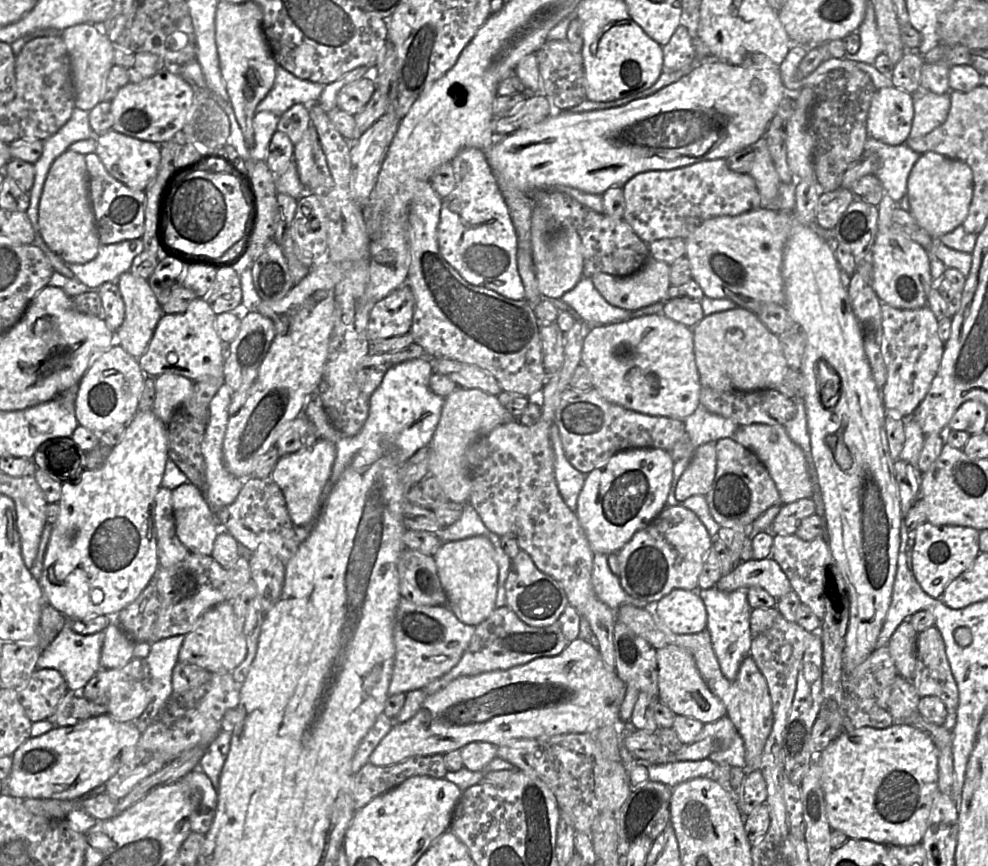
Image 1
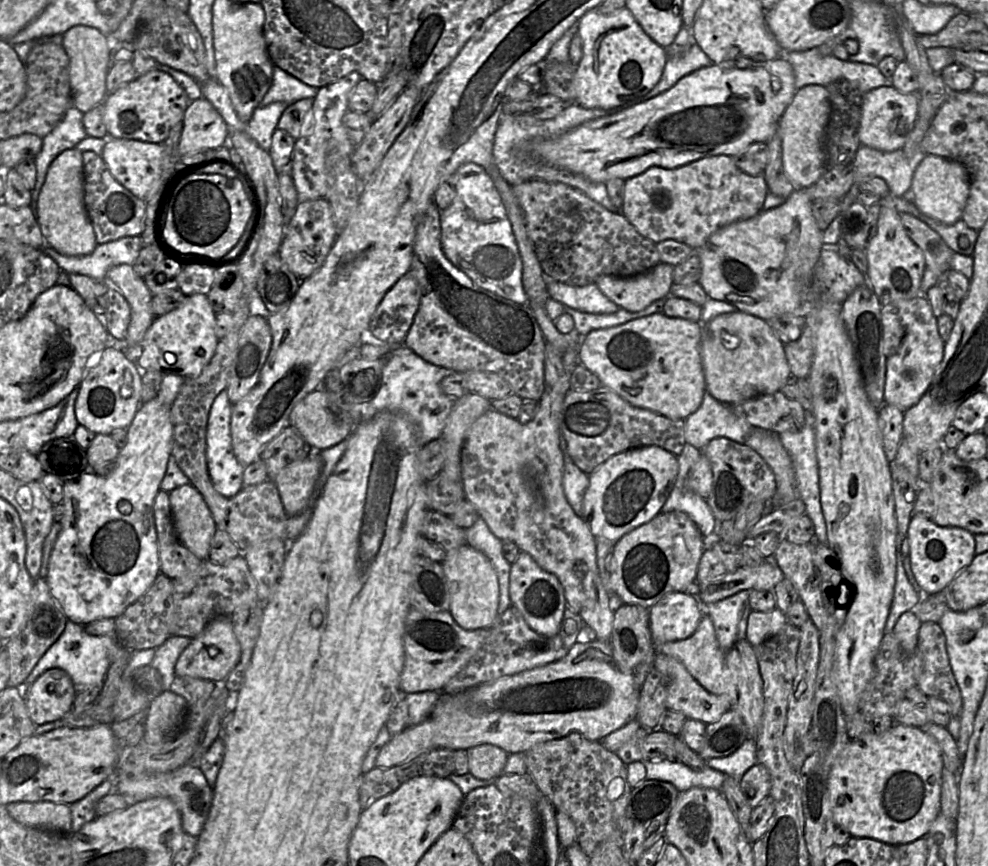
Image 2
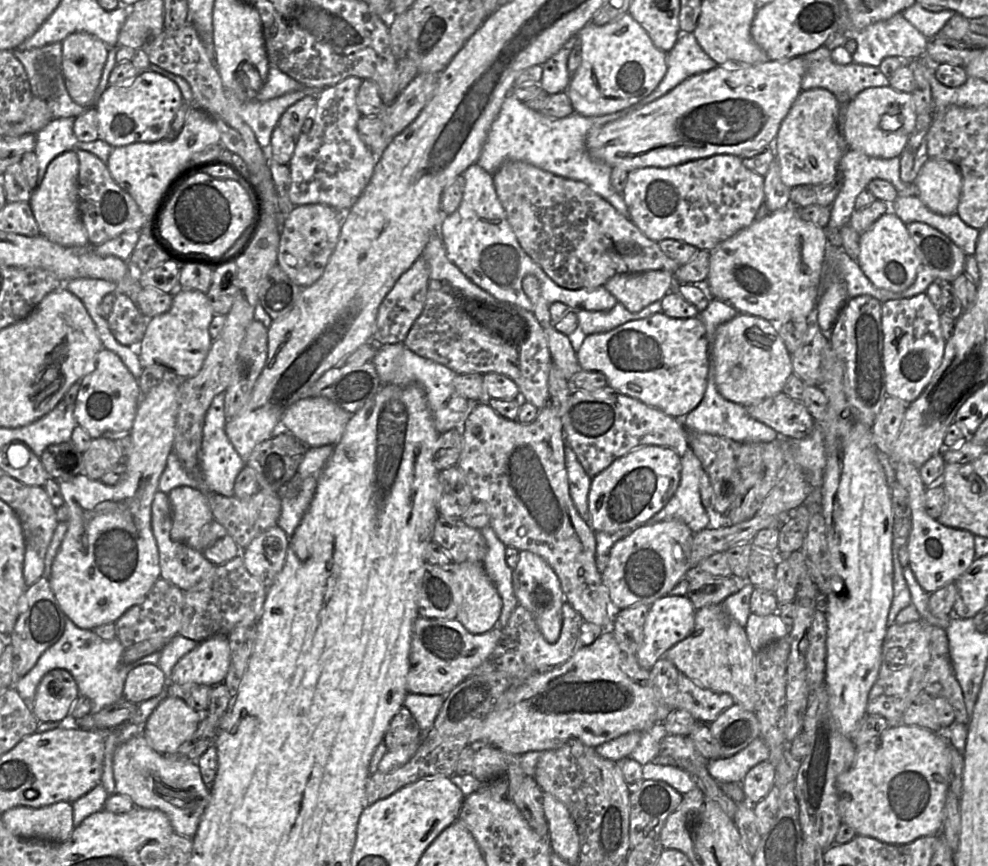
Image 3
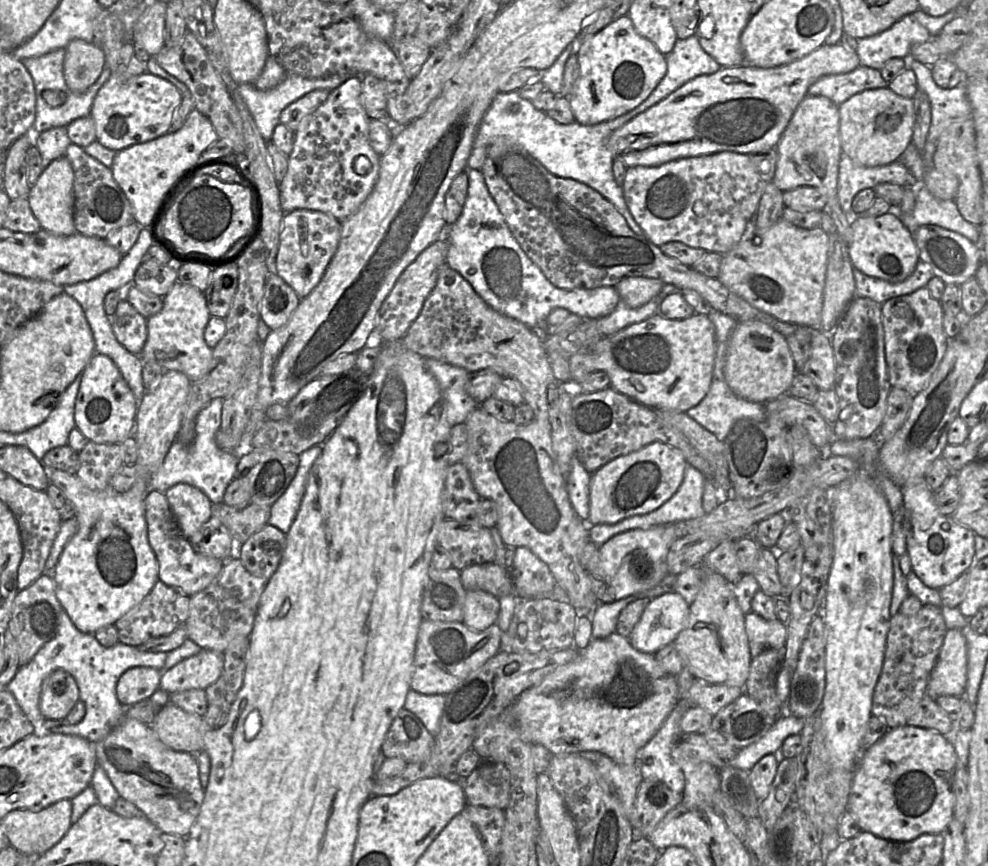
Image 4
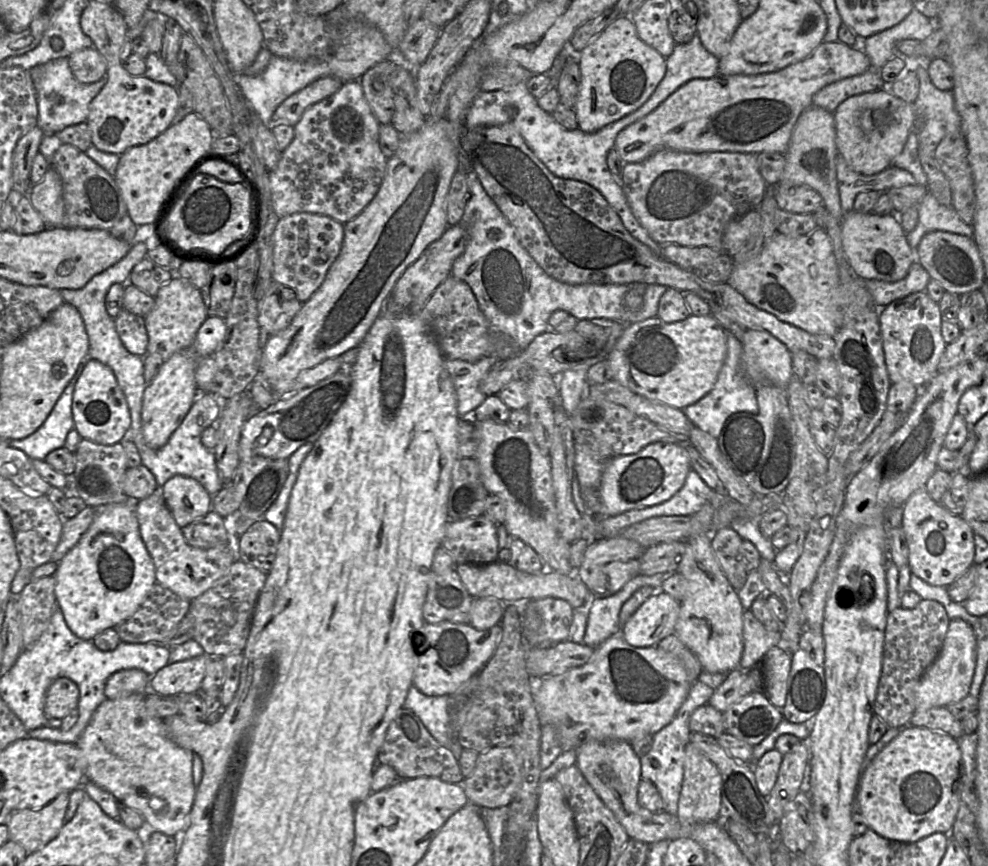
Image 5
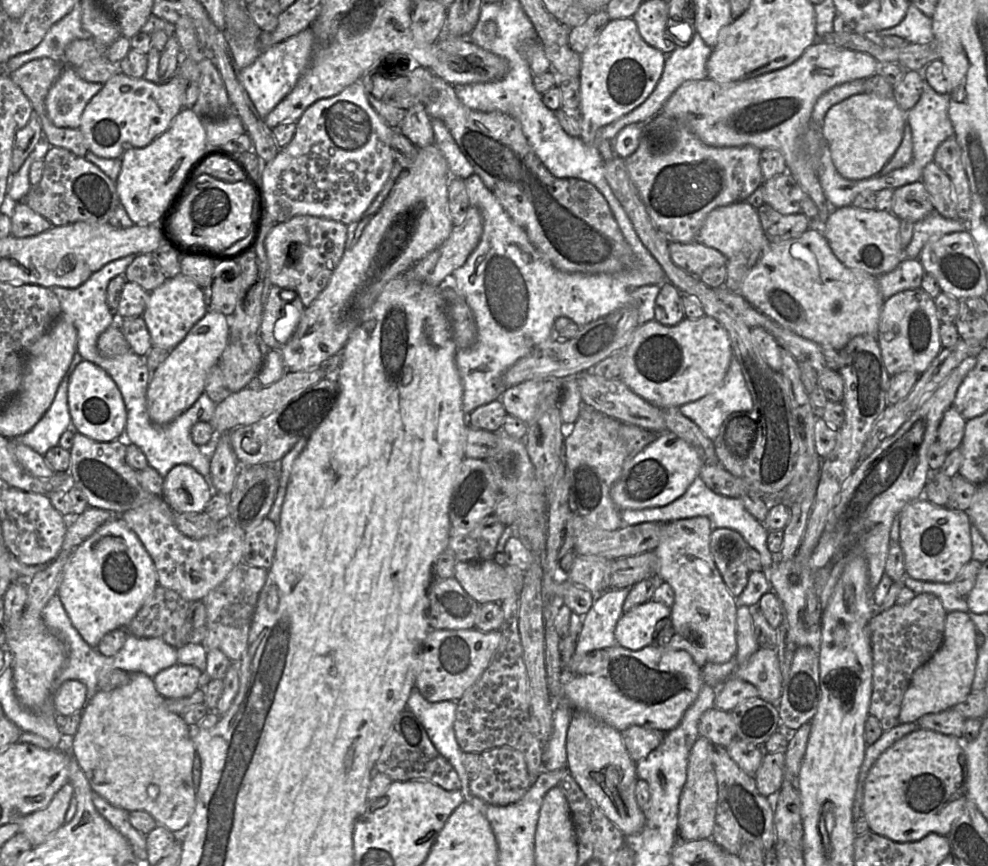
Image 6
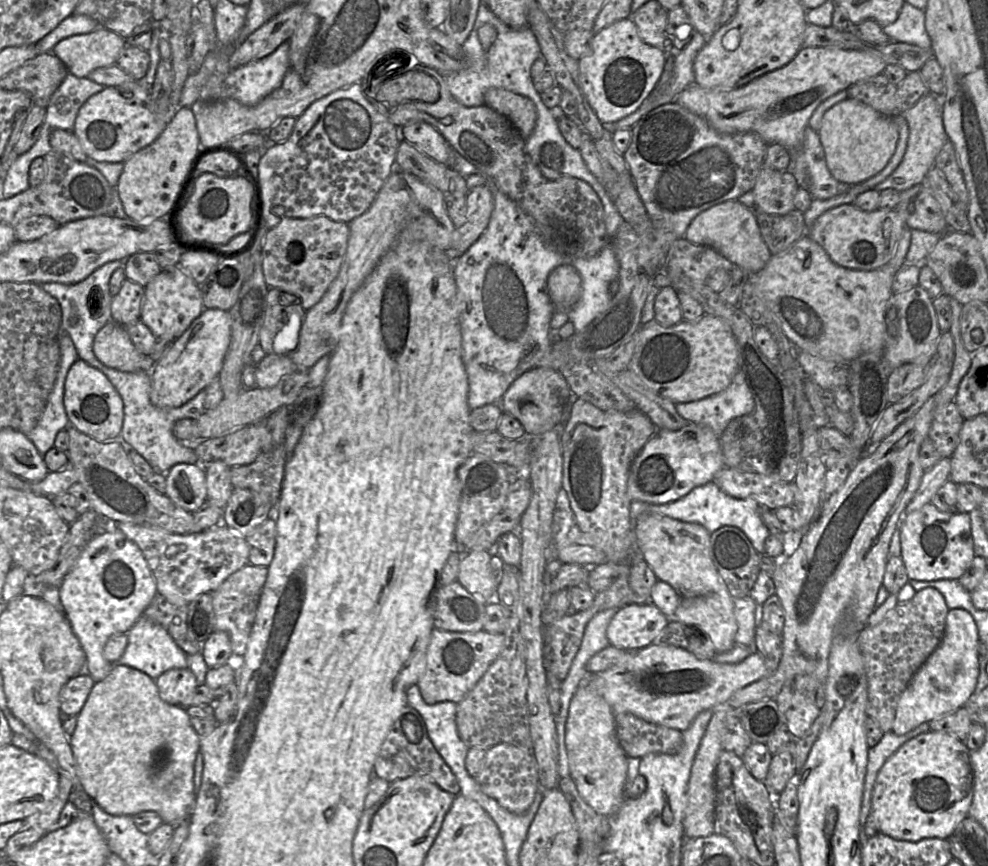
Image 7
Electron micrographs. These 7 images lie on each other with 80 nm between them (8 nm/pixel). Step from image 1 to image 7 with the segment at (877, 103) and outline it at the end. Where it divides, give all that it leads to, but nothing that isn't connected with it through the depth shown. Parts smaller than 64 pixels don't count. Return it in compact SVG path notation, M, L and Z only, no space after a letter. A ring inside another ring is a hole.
M847 98L825 112L819 137L831 175L853 186L877 175L887 165L896 150L899 133L892 117L859 100Z

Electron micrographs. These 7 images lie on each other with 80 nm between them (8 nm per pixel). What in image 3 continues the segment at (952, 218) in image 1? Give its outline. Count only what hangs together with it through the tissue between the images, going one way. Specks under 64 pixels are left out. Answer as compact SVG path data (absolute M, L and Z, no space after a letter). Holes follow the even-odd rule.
M929 158L921 167L914 185L918 197L931 211L940 215L957 214L962 176L954 164Z

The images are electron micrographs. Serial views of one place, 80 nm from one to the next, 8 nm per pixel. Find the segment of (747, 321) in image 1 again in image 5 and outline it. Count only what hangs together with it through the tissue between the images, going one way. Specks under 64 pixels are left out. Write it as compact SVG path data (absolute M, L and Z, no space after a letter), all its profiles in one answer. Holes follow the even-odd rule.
M746 329L741 343L741 366L746 378L763 373L769 382L786 388L793 377L789 349L772 334L758 329Z

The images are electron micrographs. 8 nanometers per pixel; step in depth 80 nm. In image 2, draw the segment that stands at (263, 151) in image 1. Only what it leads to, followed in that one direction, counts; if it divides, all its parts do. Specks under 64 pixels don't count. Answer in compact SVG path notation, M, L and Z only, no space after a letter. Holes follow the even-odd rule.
M274 102L265 107L257 107L244 132L268 152L271 148L273 132L277 128L282 113L288 106L285 102Z

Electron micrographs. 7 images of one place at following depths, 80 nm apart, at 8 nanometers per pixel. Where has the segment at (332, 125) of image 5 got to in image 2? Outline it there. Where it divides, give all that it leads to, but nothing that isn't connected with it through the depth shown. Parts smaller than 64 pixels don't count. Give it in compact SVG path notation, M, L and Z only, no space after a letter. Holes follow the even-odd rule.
M353 71L338 81L319 88L312 108L315 121L313 132L298 138L292 153L291 177L298 193L298 202L326 198L333 186L332 165L337 160L343 160L343 157L352 161L356 145L350 139L342 118L349 110L348 95L361 79L361 74Z

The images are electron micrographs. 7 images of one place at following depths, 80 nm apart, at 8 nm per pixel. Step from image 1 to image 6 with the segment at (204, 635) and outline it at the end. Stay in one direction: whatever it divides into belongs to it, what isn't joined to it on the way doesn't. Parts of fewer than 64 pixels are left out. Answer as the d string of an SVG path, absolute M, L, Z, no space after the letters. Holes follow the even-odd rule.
M175 664L153 677L156 691L165 699L190 696L199 688L201 672L192 665Z

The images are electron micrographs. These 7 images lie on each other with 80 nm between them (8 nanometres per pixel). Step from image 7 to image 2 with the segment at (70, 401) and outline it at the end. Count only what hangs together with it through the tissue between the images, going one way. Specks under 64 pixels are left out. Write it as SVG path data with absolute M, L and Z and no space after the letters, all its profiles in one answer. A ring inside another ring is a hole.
M106 347L87 369L75 402L78 423L95 434L110 435L114 430L127 429L141 405L142 371L135 362L113 347Z

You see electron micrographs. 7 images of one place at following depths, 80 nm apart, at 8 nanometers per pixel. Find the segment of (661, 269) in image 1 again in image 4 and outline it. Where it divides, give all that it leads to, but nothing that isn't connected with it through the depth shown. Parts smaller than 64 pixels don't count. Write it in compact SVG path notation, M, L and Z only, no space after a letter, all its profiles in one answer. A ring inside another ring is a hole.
M625 277L615 288L621 300L632 309L640 308L654 300L665 284L653 278Z

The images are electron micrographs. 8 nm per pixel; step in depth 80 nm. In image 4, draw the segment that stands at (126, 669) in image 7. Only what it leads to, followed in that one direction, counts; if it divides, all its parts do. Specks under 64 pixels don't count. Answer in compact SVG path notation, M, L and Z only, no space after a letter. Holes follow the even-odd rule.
M130 717L124 718L123 721L117 727L115 727L103 740L95 743L95 751L98 764L97 766L100 766L104 769L120 797L133 803L138 809L142 811L142 816L145 816L148 820L155 824L161 832L178 835L180 837L188 836L191 827L199 815L205 795L205 788L201 785L199 778L199 767L195 754L183 751L175 751L167 747L159 740L157 734L149 724L142 723Z

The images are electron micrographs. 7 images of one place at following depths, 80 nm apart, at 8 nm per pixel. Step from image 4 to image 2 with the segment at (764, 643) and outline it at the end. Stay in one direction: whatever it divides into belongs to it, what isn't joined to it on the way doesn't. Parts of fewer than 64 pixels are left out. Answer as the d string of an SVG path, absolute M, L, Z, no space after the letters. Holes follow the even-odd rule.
M777 607L767 612L752 610L748 617L746 640L756 647L777 634L786 623L785 614Z

